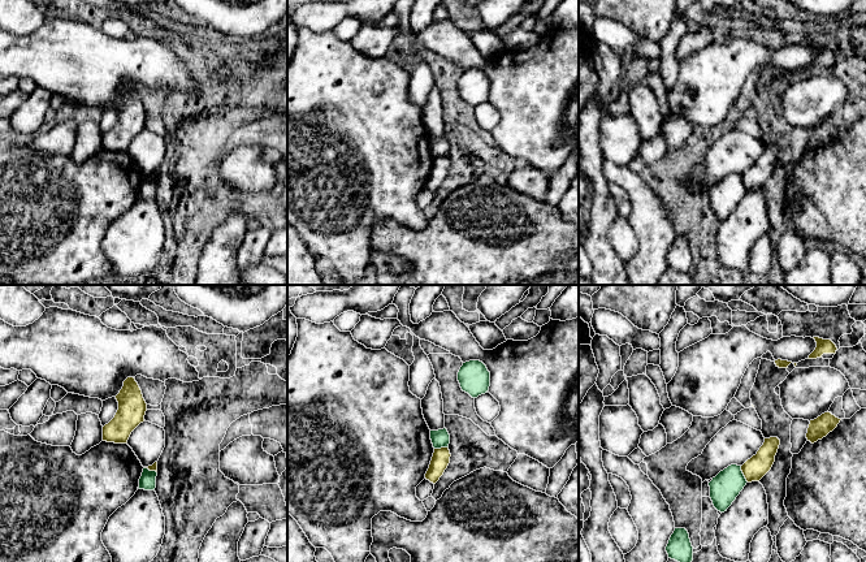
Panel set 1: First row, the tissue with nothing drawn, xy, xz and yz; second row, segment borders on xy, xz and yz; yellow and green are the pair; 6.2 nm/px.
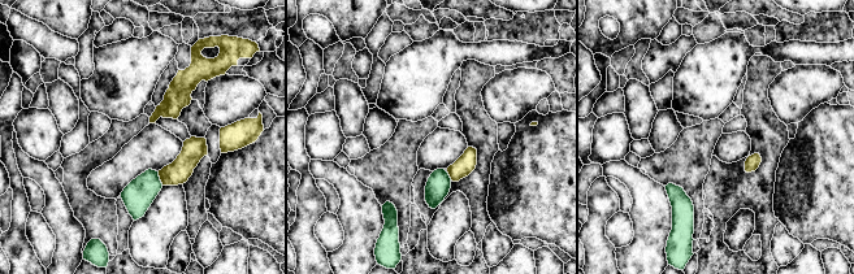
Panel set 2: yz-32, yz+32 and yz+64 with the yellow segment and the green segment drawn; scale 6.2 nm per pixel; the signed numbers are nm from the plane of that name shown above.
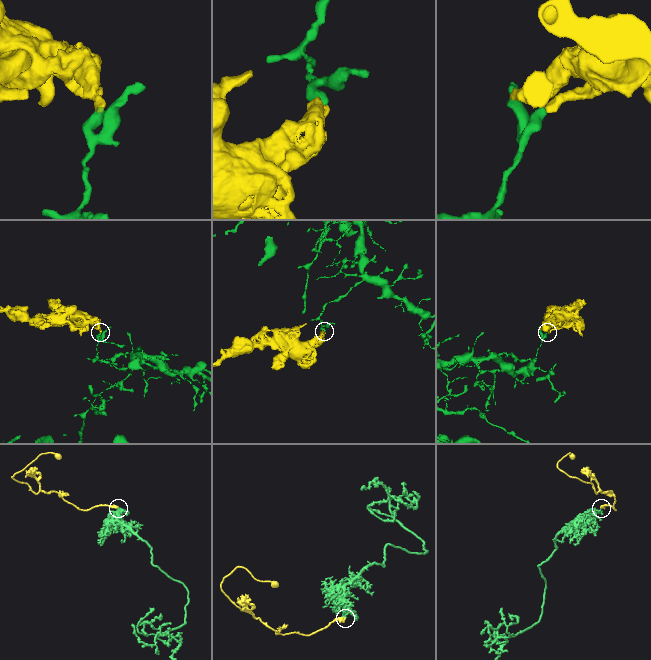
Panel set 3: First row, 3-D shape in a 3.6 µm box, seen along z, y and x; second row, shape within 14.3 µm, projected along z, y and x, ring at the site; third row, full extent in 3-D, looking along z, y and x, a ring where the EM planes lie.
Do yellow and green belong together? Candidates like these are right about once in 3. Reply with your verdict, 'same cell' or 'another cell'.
another cell

